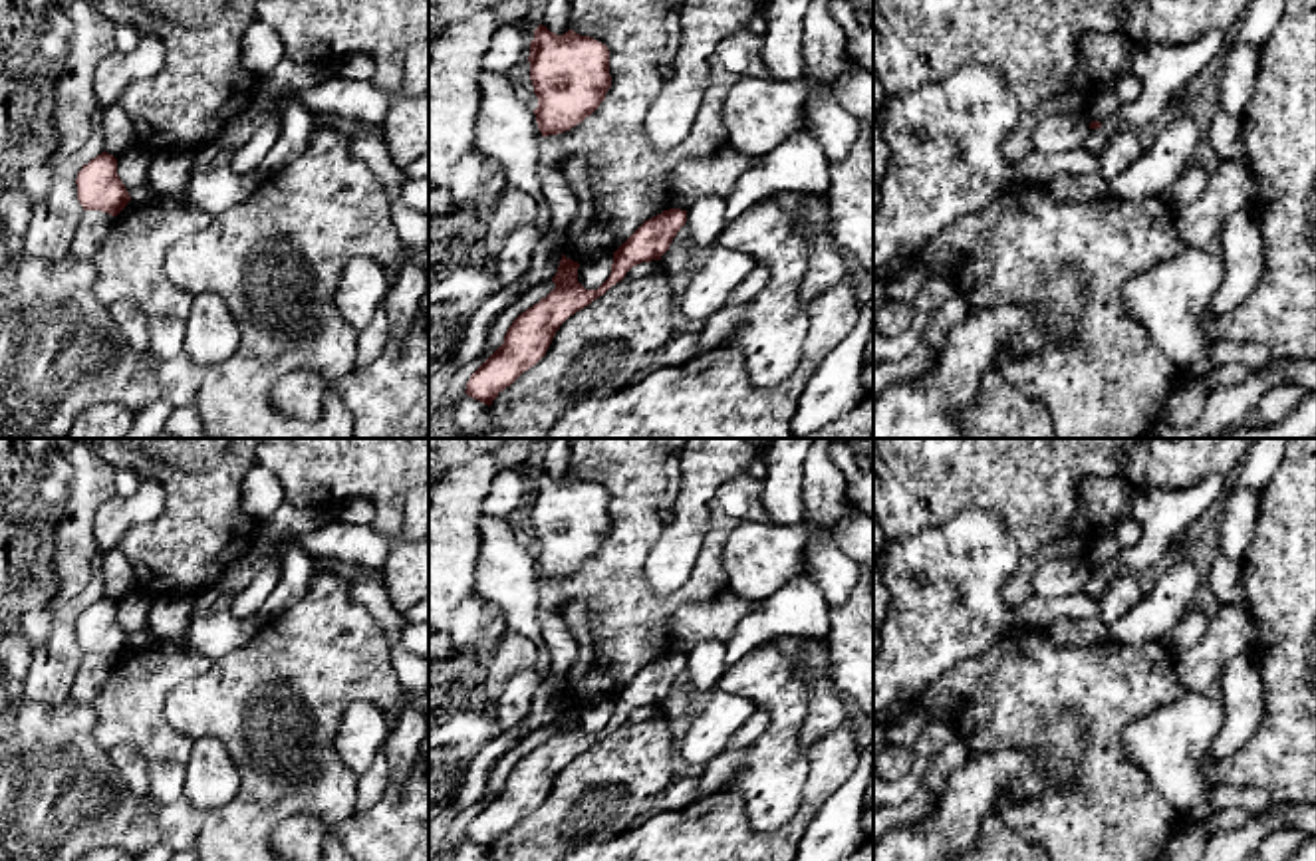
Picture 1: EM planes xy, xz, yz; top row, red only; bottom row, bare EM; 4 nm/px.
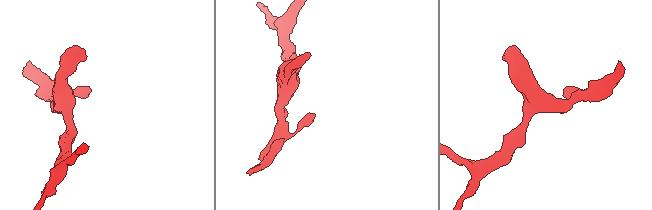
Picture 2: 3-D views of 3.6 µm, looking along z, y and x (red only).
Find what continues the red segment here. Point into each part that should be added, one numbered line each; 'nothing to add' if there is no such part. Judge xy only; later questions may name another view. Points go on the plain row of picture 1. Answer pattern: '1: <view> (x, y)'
nothing to add

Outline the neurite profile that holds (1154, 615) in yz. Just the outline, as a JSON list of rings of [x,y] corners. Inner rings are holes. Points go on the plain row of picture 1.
[[[1189,559],[1167,567],[1123,617],[1110,623],[1110,639],[1125,645],[1167,643],[1201,581],[1201,569]]]

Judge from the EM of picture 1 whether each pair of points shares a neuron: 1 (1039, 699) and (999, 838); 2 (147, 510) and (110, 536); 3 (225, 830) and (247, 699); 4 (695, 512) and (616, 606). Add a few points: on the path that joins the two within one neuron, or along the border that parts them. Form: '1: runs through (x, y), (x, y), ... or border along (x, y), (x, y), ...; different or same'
1: border along (995, 812), (1029, 840); different
2: runs through (137, 510), (118, 526); same
3: runs through (253, 798), (253, 731); same
4: border along (658, 536), (646, 580), (669, 596); different

